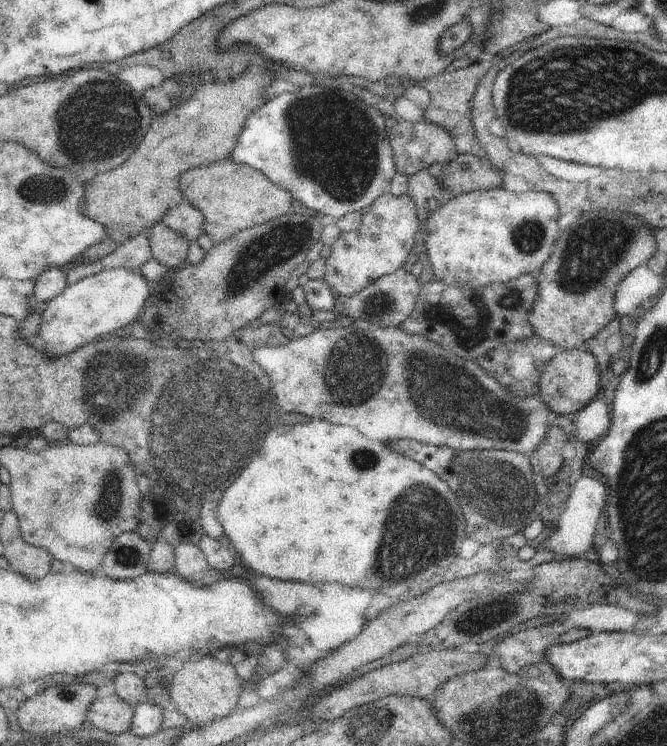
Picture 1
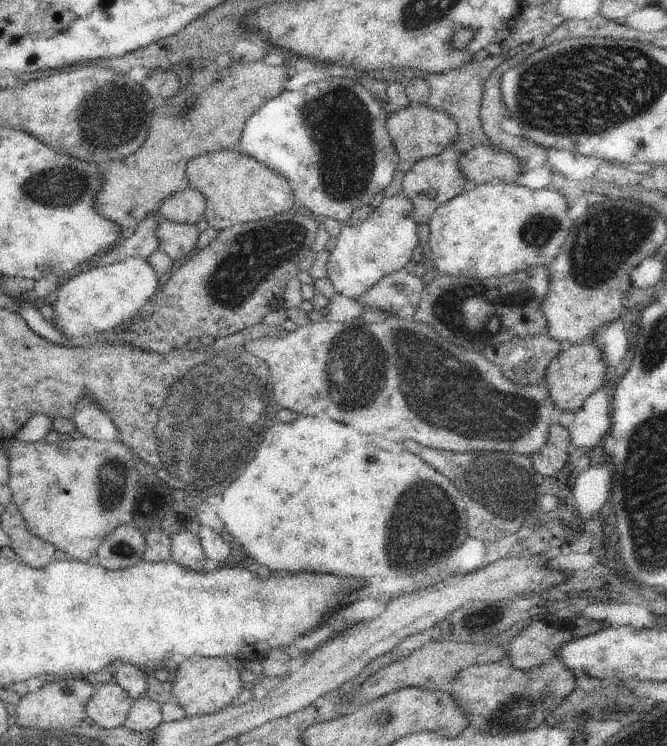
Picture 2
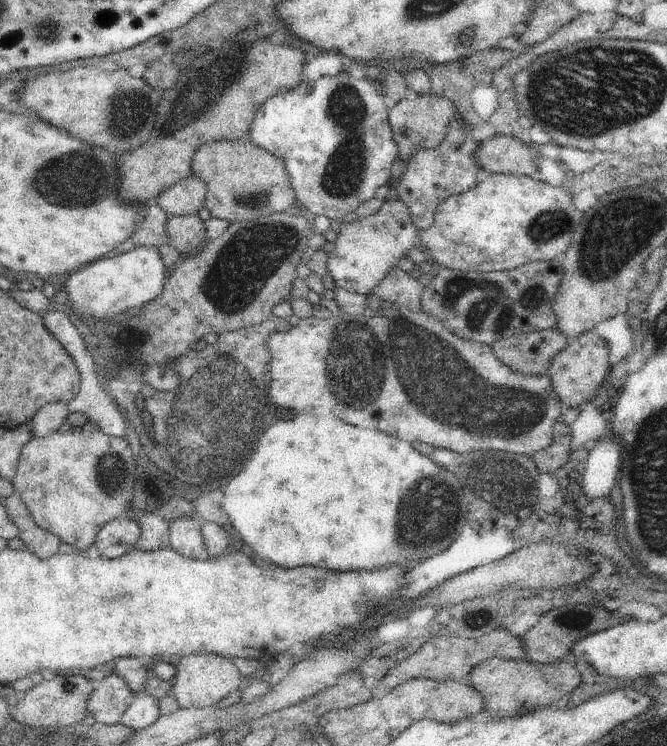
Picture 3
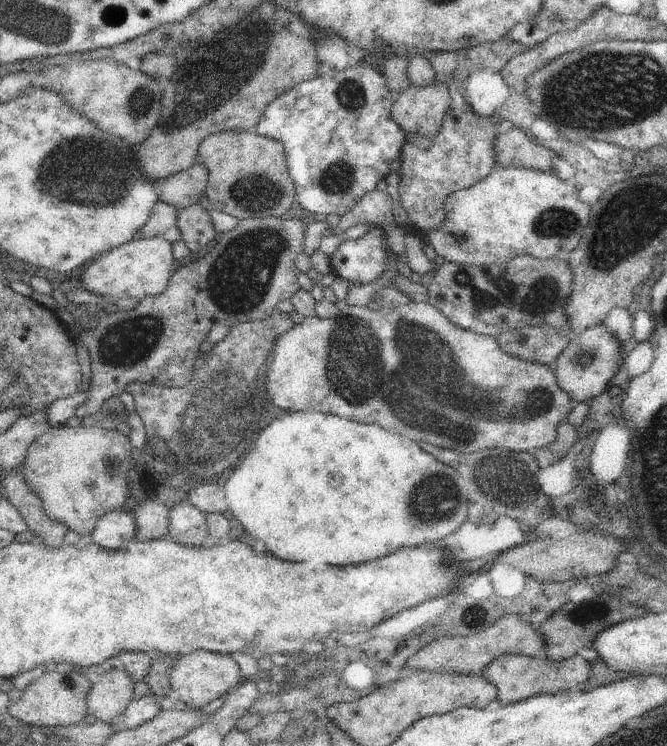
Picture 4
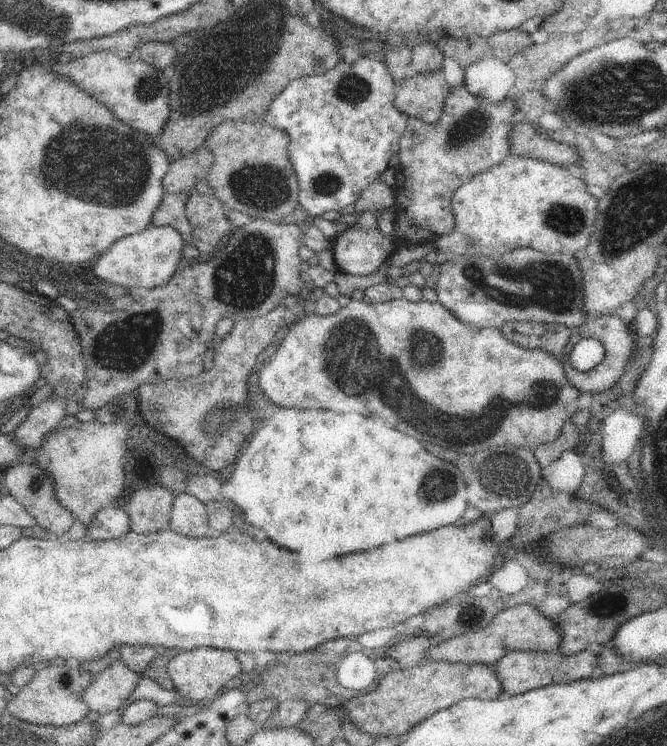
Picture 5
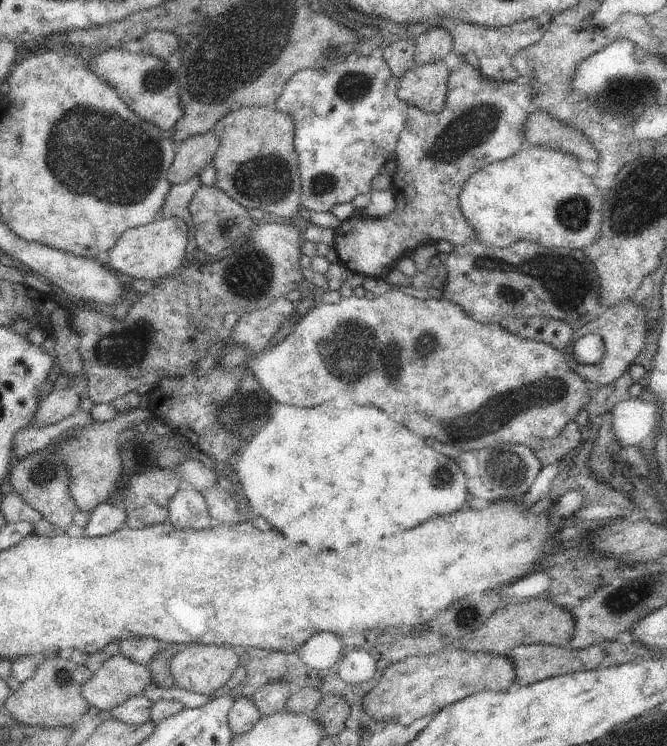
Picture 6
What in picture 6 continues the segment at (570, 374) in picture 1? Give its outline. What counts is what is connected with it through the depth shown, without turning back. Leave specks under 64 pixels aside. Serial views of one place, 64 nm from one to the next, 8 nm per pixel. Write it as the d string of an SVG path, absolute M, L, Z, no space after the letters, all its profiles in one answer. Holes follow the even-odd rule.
M633 298L627 300L627 302L619 302L615 306L611 306L609 310L605 310L603 314L599 314L595 320L591 320L589 324L585 324L583 328L579 328L571 338L569 338L569 344L567 348L563 350L563 356L567 358L569 362L569 368L573 372L577 372L579 376L583 376L587 380L587 384L591 388L599 388L599 386L609 386L609 384L615 384L613 380L617 380L623 370L635 360L635 356L639 354L639 350L643 348L643 340L647 336L645 328L647 328L647 306L643 304L633 304ZM589 334L595 334L601 338L603 342L603 348L605 348L605 354L601 356L601 360L597 364L589 364L589 366L583 366L581 362L575 360L575 354L573 354L573 346L577 344L579 338L583 336L589 336Z

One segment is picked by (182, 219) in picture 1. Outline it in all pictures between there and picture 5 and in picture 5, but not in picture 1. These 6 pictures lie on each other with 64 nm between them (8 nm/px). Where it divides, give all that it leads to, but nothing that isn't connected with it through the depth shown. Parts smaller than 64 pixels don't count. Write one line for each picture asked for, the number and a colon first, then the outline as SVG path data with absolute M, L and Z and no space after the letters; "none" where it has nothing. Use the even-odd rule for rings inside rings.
2: M185 186L181 192L175 192L165 198L159 204L159 212L163 220L193 226L205 214L205 196L197 188Z
3: M191 172L187 178L179 180L177 184L161 192L155 204L165 208L171 218L187 216L187 214L197 214L199 206L205 204L205 194L207 194L207 182Z
4: M195 160L193 166L189 166L187 170L167 176L163 182L157 184L159 202L167 202L179 210L197 204L199 196L205 194L207 174L209 174L207 166L201 160Z
5: M205 142L193 150L191 154L183 154L179 160L169 164L167 174L163 176L161 184L165 188L165 196L179 194L179 192L195 192L195 184L209 174L213 164L213 152L205 146Z

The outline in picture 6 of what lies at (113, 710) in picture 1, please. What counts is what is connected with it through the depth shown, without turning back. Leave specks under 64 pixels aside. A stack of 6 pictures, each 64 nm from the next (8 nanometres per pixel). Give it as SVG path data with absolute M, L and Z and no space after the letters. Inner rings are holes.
M115 654L107 662L93 668L93 676L83 684L81 696L99 710L111 712L131 696L145 694L153 676L147 666L137 664L123 654Z

